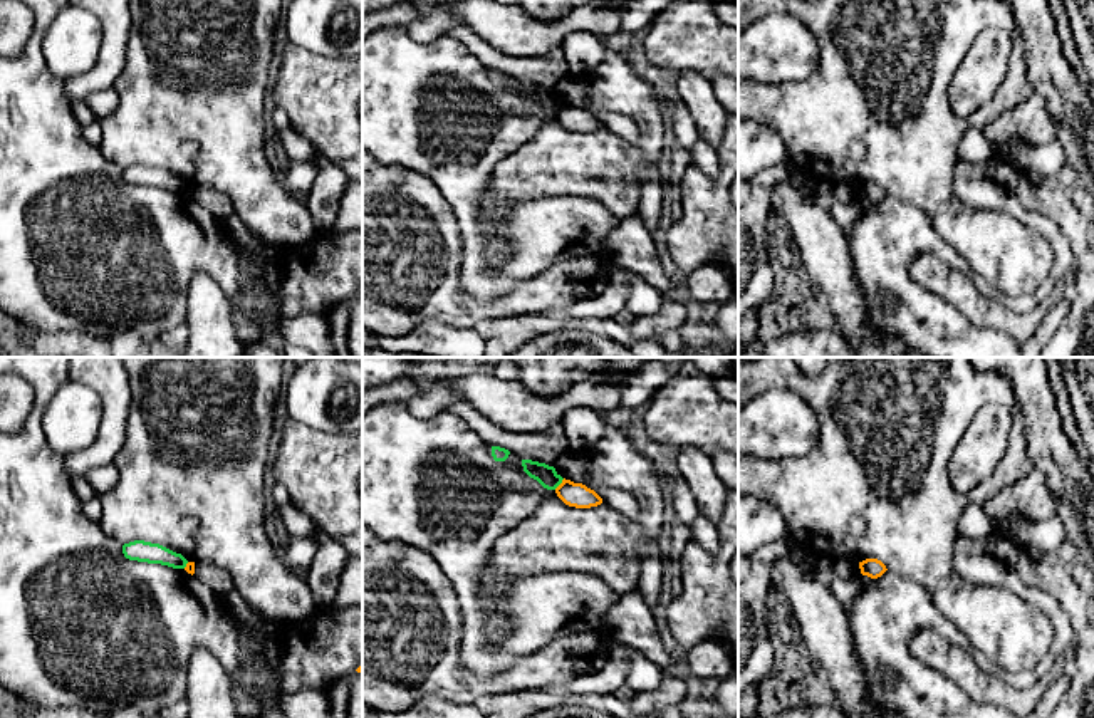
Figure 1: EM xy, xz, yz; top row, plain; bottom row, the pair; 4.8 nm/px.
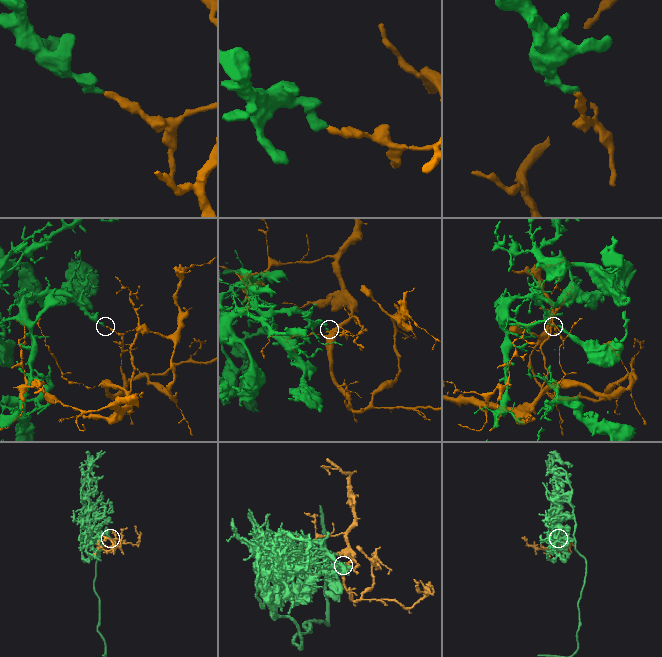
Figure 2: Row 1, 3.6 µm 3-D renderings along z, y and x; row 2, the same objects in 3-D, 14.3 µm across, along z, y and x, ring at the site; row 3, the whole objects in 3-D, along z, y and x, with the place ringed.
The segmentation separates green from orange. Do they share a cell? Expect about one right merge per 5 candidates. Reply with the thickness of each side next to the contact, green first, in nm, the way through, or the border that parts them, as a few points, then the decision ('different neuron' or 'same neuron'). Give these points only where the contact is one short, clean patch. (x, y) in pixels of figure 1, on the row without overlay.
100/120 nm | along xz (564, 103), (554, 113) | different neuron

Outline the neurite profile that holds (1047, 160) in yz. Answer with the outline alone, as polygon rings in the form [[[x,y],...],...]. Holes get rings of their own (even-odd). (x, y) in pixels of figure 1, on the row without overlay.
[[[1013,139],[1005,144],[992,144],[998,158],[1012,163],[1018,171],[1034,171],[1042,176],[1057,176],[1067,163],[1059,143],[1045,146],[1030,146],[1024,139]]]

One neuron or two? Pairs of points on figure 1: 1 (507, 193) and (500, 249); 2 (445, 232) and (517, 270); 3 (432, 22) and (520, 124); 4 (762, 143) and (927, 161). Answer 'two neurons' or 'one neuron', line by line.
1: one neuron
2: two neurons
3: two neurons
4: two neurons

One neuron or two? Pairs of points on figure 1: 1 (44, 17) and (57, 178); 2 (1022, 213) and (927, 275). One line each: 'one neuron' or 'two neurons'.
1: one neuron
2: two neurons

